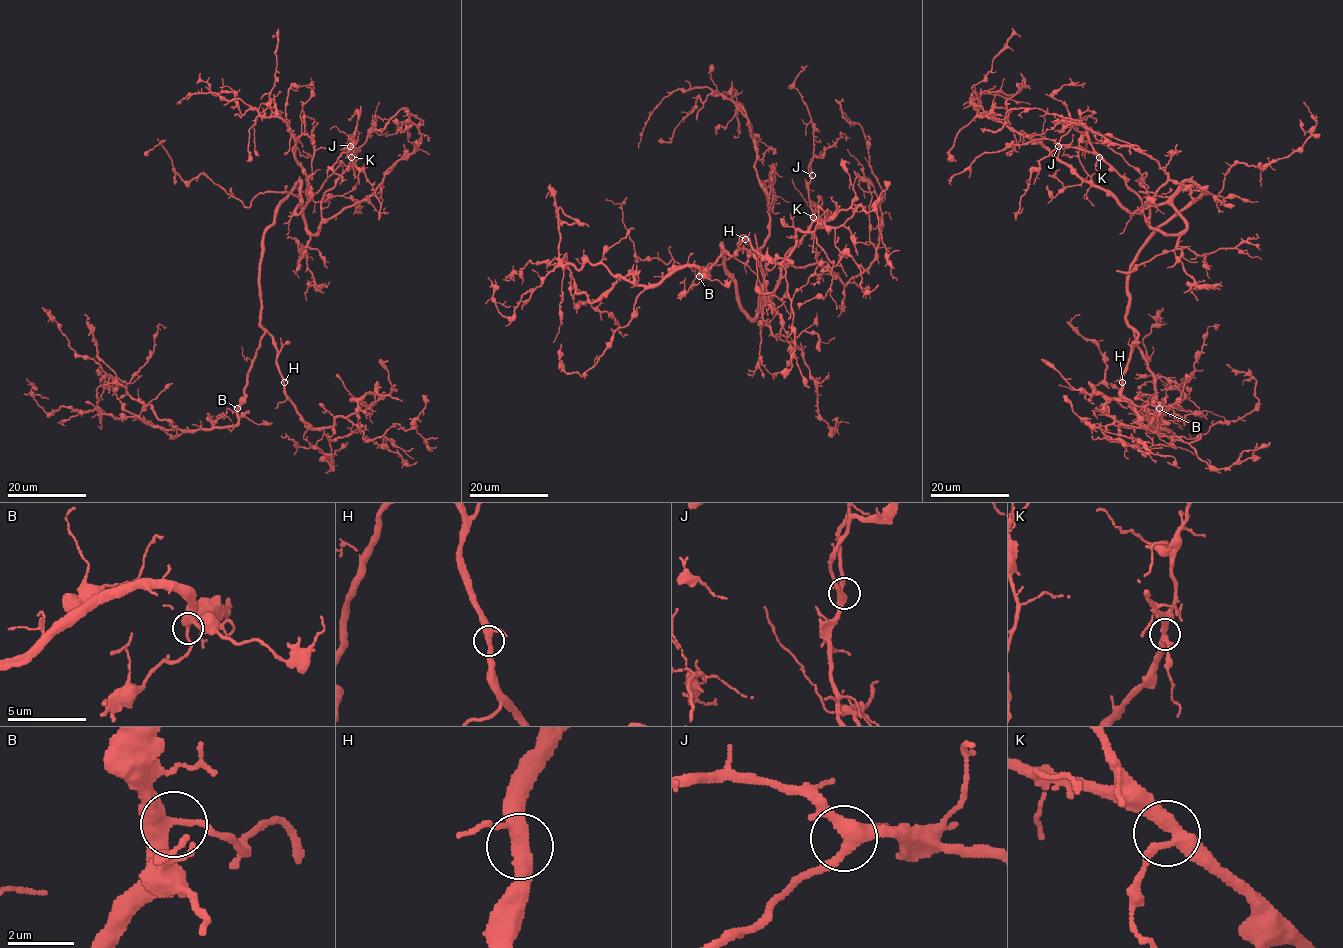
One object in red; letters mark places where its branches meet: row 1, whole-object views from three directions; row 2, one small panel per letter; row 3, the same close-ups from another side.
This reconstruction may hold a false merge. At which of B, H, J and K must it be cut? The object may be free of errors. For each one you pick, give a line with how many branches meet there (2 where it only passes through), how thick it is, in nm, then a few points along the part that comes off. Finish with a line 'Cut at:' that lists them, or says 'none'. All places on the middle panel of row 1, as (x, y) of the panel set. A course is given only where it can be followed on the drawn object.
Cut at: none

